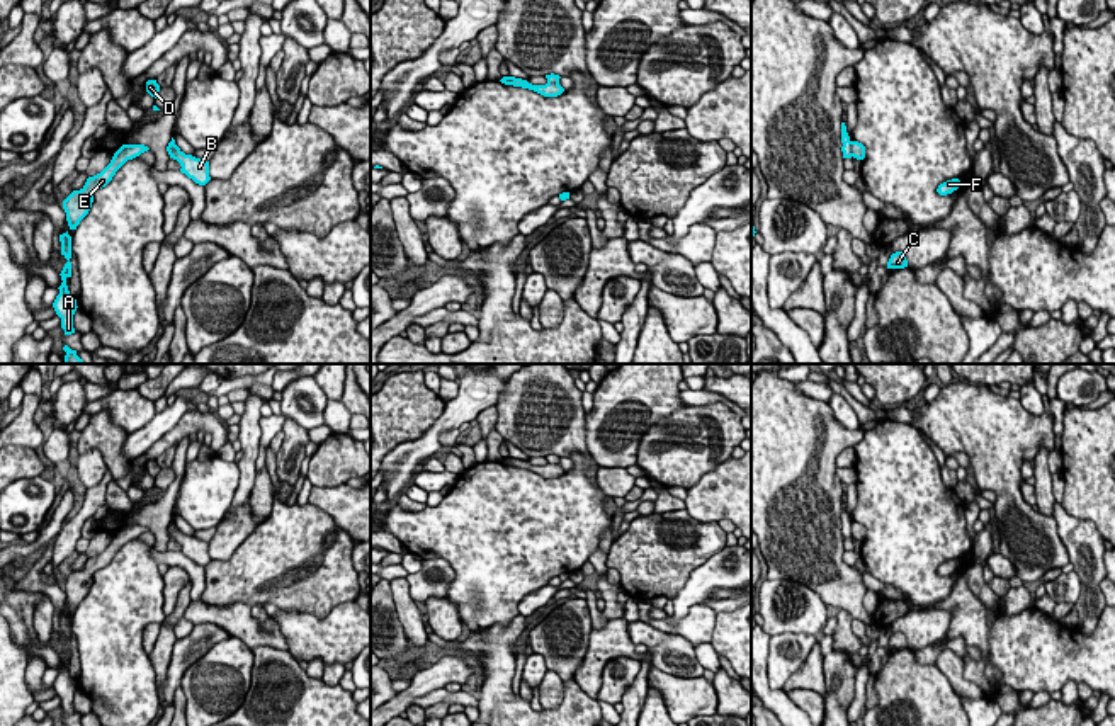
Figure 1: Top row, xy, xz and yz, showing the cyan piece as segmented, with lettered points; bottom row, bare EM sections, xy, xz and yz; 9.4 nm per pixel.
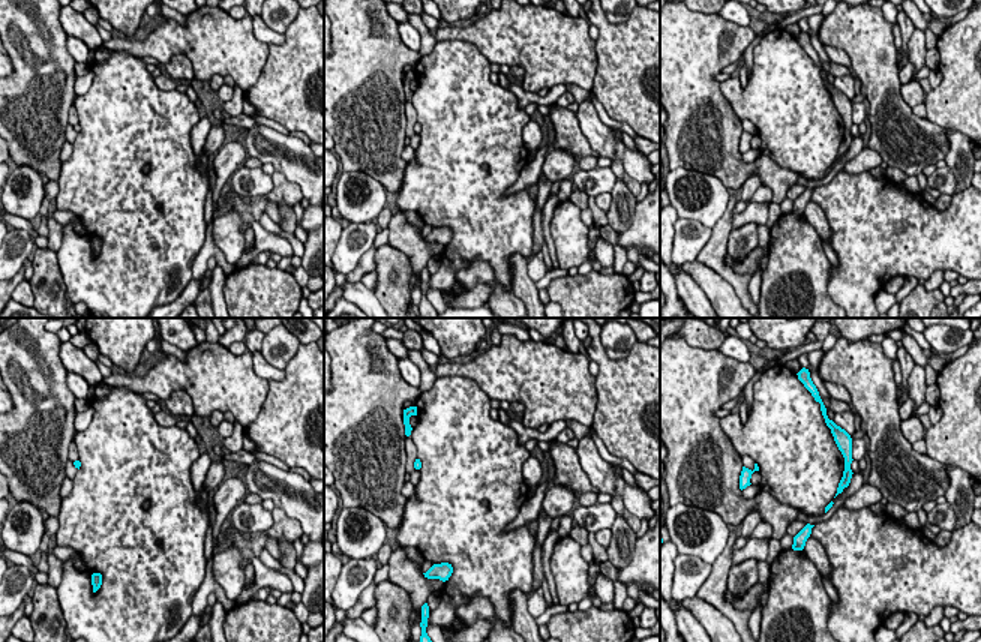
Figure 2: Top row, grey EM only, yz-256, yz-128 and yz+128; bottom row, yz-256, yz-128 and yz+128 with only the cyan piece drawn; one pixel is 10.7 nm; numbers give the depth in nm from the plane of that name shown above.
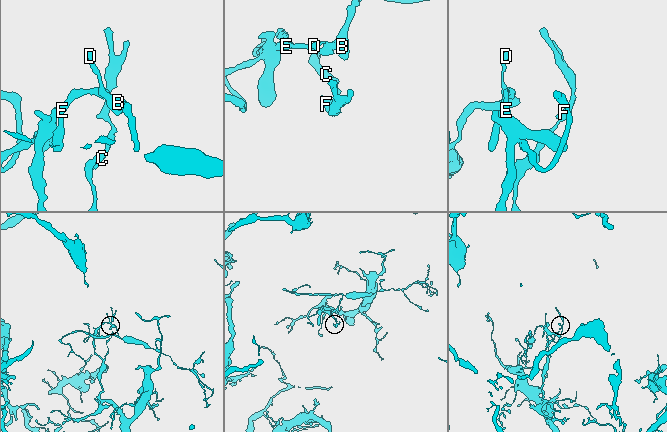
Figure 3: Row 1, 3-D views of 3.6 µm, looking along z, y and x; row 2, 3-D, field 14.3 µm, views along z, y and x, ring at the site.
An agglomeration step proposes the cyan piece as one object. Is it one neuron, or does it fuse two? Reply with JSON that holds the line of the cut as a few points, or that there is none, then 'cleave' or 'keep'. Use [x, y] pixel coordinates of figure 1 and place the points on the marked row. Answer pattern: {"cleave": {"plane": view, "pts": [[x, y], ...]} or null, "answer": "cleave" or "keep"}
{"cleave": {"plane": "yz", "pts": [[850, 141], [852, 155]]}, "answer": "cleave"}

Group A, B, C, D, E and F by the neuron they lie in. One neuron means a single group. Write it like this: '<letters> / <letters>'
A C E F / B D

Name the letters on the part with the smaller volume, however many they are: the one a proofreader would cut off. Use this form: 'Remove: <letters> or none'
Remove: B, D

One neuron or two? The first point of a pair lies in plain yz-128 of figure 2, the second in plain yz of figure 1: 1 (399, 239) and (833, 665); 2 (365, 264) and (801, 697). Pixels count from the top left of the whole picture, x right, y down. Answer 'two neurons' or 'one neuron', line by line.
1: two neurons
2: two neurons

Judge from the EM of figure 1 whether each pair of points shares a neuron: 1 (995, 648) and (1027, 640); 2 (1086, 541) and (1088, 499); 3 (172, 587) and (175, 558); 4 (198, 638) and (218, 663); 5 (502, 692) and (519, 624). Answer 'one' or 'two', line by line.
1: one
2: two
3: two
4: two
5: one

